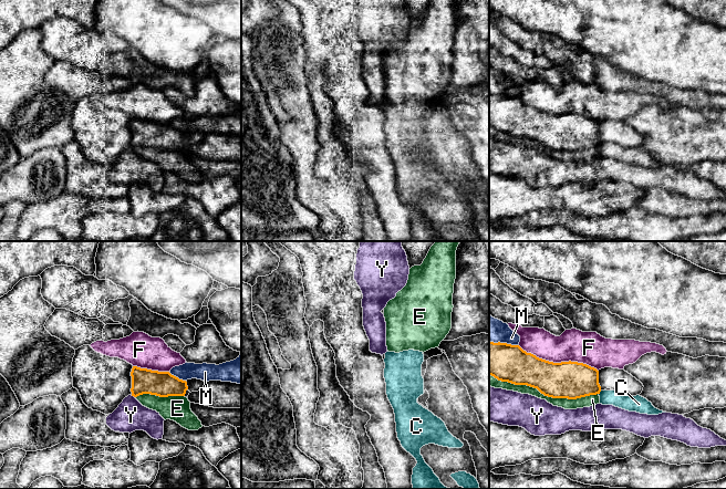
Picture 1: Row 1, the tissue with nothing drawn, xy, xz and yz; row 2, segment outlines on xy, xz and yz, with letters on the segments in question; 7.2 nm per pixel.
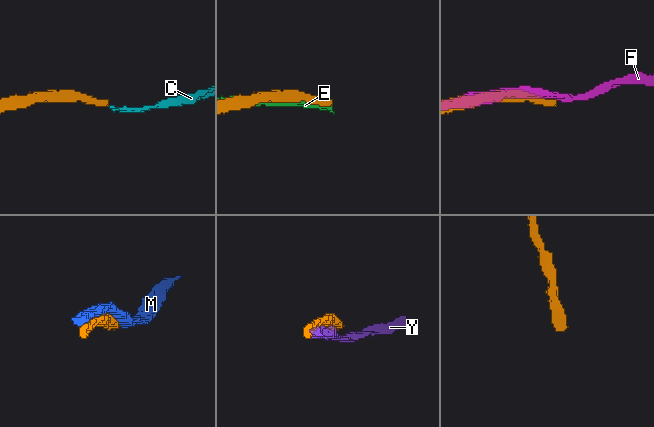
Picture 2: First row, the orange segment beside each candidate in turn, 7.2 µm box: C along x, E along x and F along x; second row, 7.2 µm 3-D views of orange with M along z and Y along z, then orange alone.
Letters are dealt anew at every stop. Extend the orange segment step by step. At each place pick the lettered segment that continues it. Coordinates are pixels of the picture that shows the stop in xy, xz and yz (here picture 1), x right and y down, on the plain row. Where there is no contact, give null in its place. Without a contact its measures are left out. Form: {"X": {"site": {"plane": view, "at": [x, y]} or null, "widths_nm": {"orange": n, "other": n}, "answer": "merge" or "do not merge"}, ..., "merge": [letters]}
{"C": {"site": {"plane": "yz", "at": [599, 145]}, "widths_nm": {"orange": 280, "other": 110}, "answer": "do not merge"}, "E": {"site": {"plane": "yz", "at": [543, 146]}, "widths_nm": {"orange": 280, "other": 80}, "answer": "do not merge"}, "F": {"site": {"plane": "yz", "at": [558, 115]}, "widths_nm": {"orange": 280, "other": 240}, "answer": "do not merge"}, "M": {"site": {"plane": "xy", "at": [177, 129]}, "widths_nm": {"orange": 190, "other": 130}, "answer": "do not merge"}, "Y": {"site": {"plane": "xy", "at": [133, 147]}, "widths_nm": {"orange": 190, "other": 220}, "answer": "do not merge"}, "merge": []}

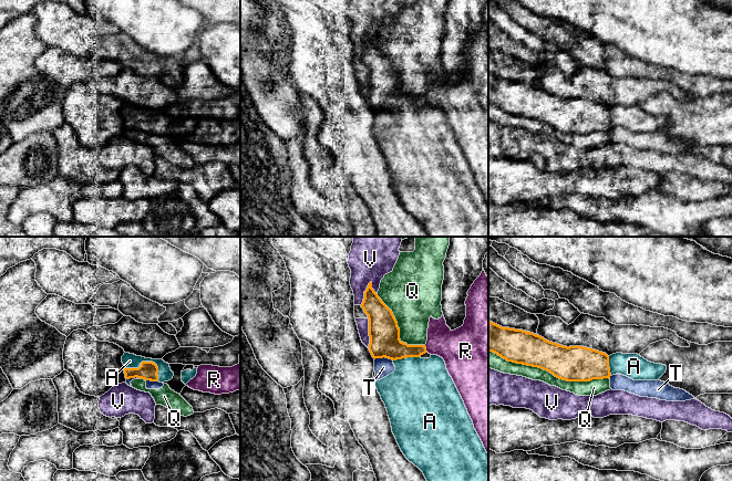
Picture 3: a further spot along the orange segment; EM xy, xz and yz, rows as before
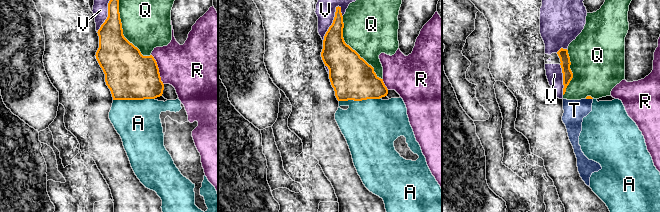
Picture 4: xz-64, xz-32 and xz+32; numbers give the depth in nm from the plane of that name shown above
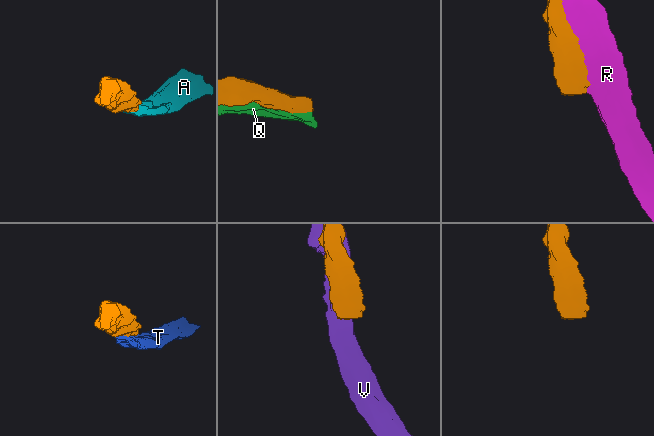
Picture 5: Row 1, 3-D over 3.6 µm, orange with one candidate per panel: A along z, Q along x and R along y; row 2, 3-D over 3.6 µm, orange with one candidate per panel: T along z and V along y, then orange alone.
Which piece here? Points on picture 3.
{"A": {"site": {"plane": "xy", "at": [147, 114]}, "widths_nm": {"orange": 140, "other": 110}, "answer": "merge"}, "Q": {"site": {"plane": "yz", "at": [548, 123]}, "widths_nm": {"orange": 260, "other": 100}, "answer": "do not merge"}, "R": {"site": {"plane": "xz", "at": [425, 101]}, "widths_nm": {"orange": 170, "other": 280}, "answer": "do not merge"}, "T": {"site": {"plane": "xz", "at": [383, 108]}, "widths_nm": {"orange": 220, "other": 140}, "answer": "do not merge"}, "V": {"site": {"plane": "xz", "at": [364, 45]}, "widths_nm": {"orange": 190, "other": 260}, "answer": "do not merge"}, "merge": ["A"]}

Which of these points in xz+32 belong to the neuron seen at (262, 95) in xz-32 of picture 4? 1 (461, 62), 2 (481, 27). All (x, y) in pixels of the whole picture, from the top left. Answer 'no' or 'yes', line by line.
1: yes
2: no

